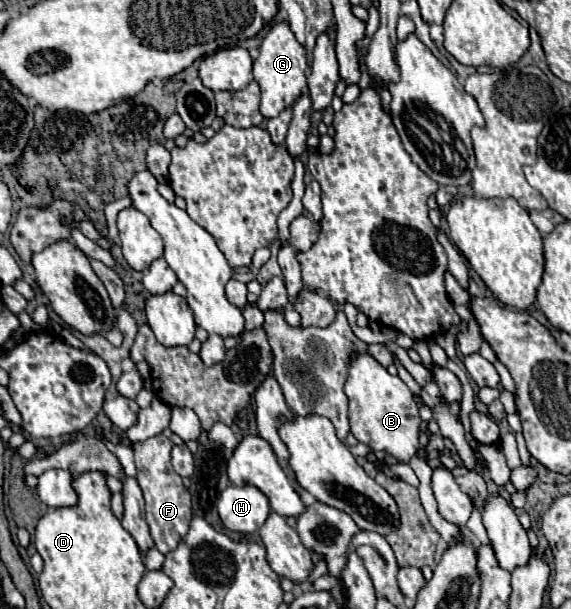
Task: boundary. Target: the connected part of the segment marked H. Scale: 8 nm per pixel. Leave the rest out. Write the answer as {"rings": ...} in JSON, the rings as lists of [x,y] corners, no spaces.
{"rings":[[[231,484],[221,492],[217,510],[219,510],[221,522],[229,530],[251,534],[265,524],[271,512],[271,506],[265,494],[261,494],[261,490],[257,490],[255,486]]]}

